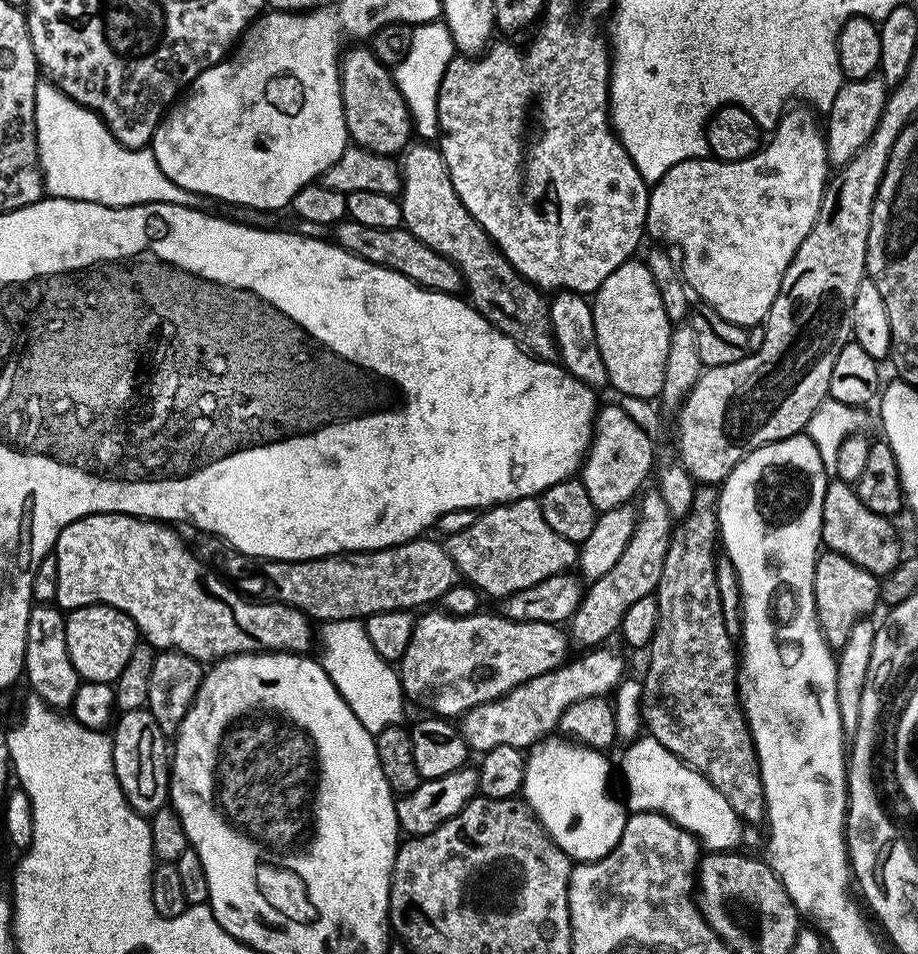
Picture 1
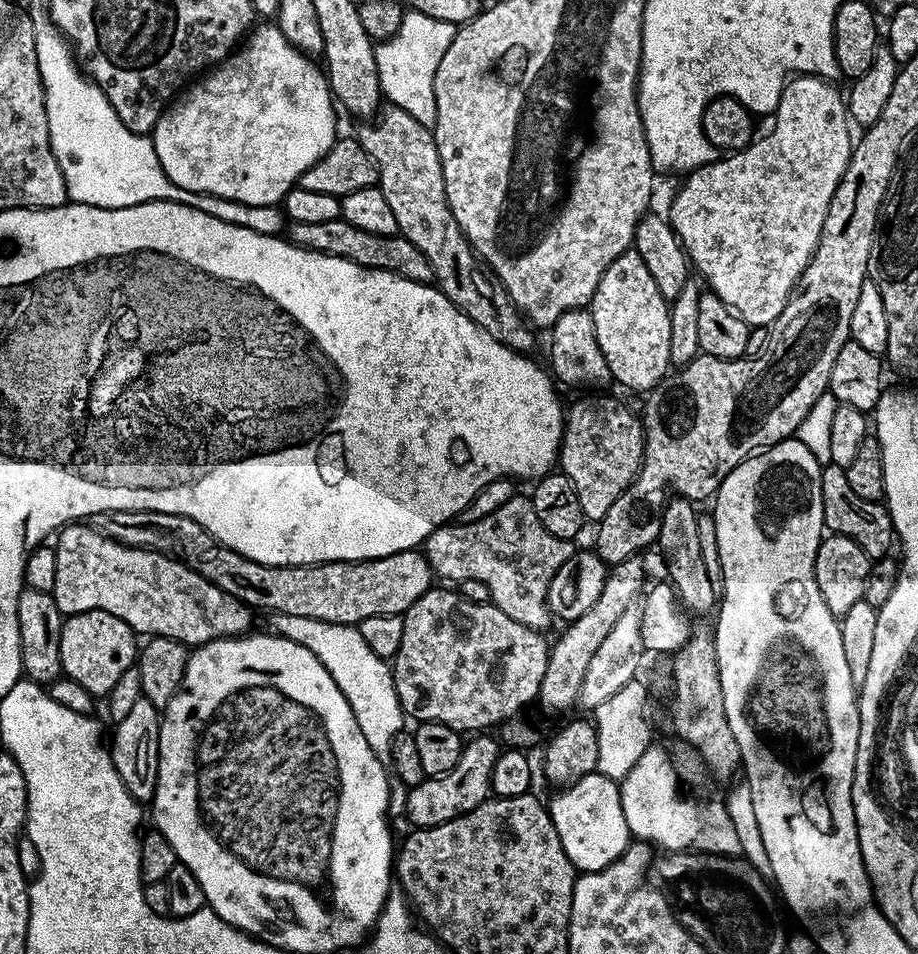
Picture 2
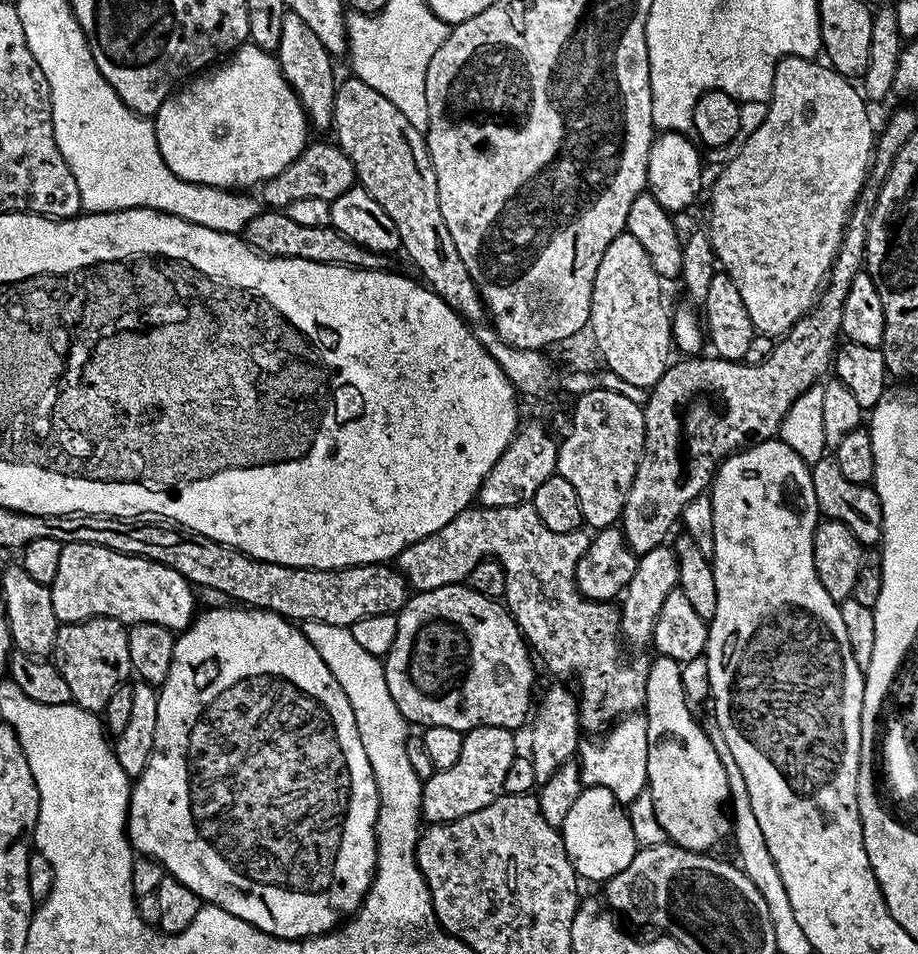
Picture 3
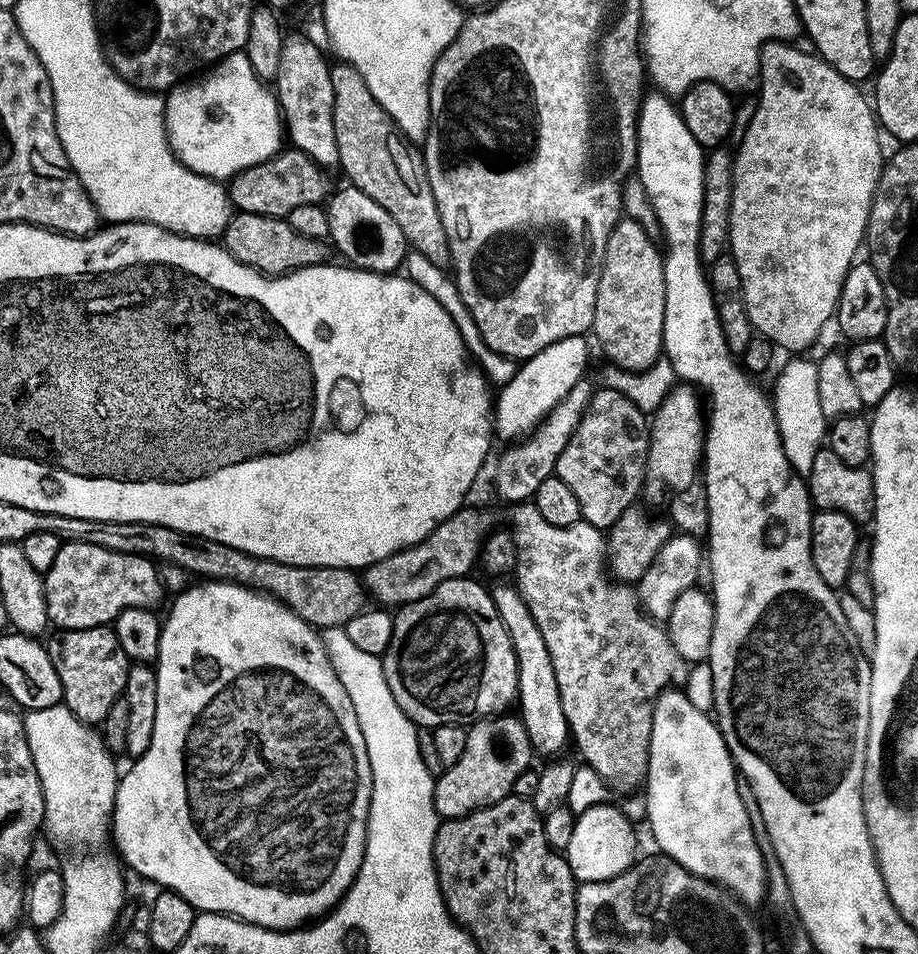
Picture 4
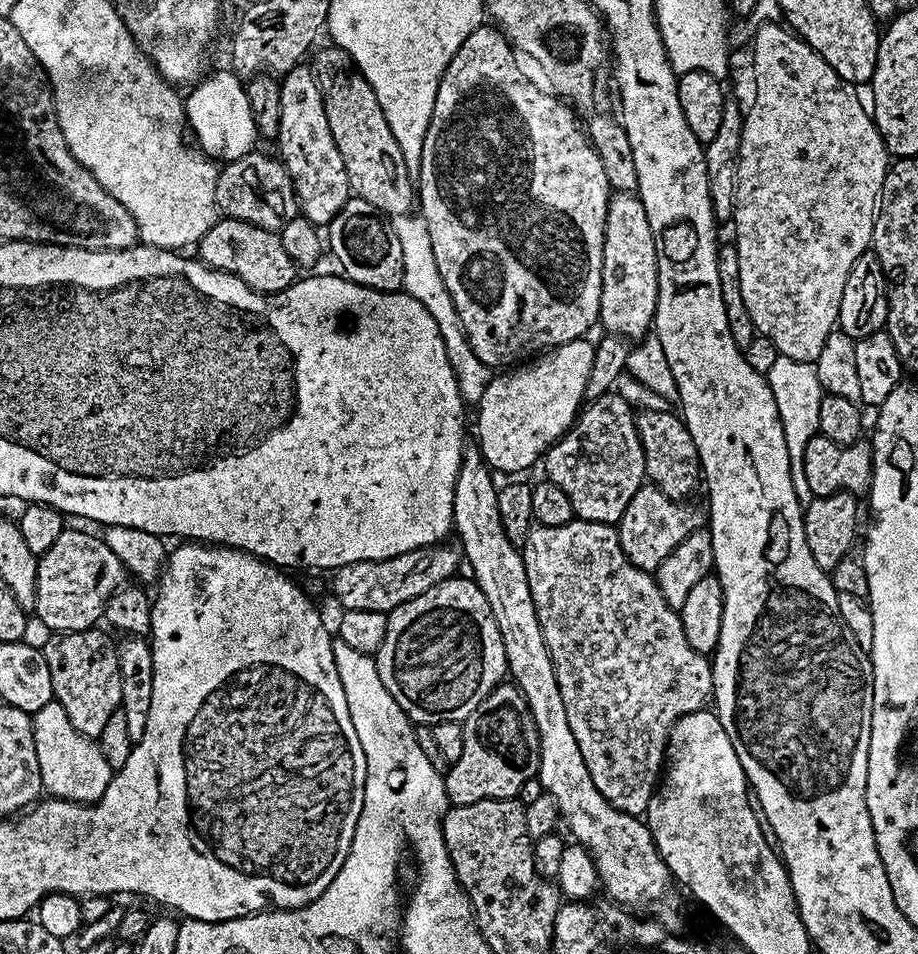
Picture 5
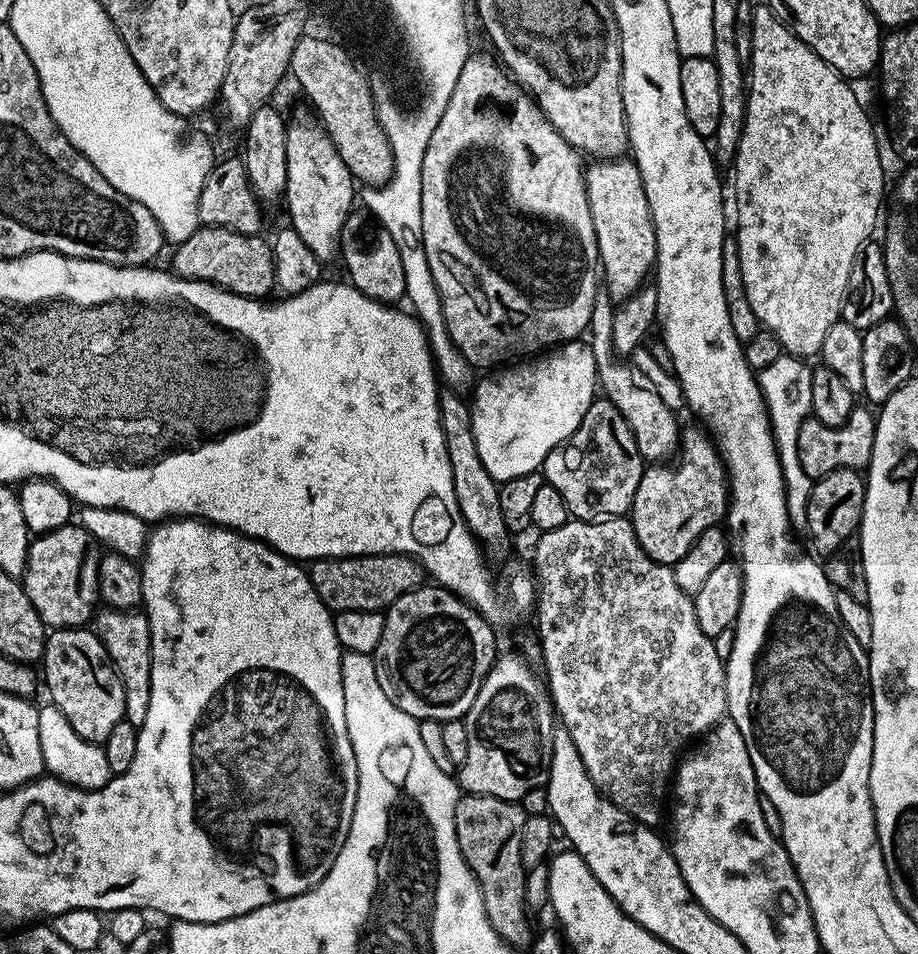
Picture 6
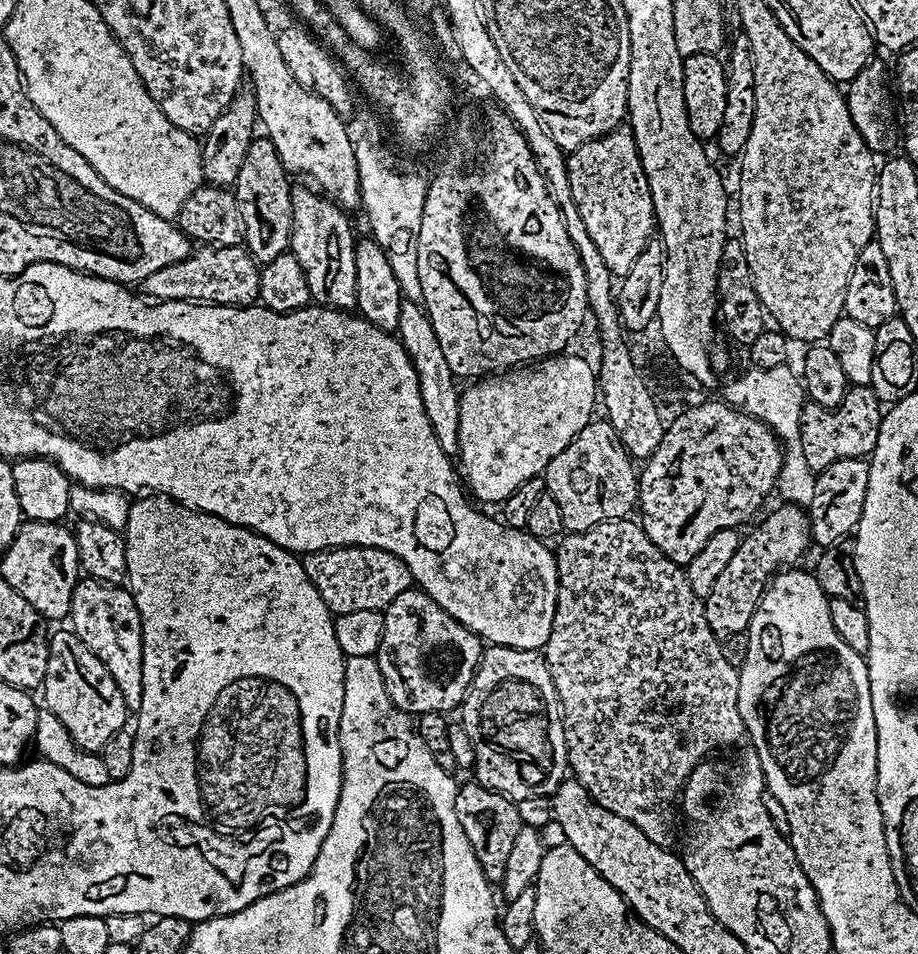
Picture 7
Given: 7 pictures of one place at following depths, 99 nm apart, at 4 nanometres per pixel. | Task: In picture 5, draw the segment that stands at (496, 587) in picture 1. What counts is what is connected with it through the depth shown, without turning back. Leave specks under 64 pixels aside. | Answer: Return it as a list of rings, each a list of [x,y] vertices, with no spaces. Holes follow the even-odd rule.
[[[573,518],[566,526],[536,524],[522,546],[522,555],[526,566],[526,582],[530,582],[530,598],[534,598],[534,610],[538,610],[542,638],[546,642],[546,650],[550,650],[554,674],[558,678],[558,690],[562,690],[562,702],[566,706],[566,718],[570,722],[570,730],[574,730],[578,750],[582,750],[586,770],[590,770],[590,778],[594,778],[596,789],[615,808],[631,816],[643,817],[662,779],[662,769],[666,764],[668,750],[668,736],[673,726],[684,715],[703,709],[709,703],[712,694],[712,666],[709,657],[696,652],[694,646],[686,642],[686,633],[682,630],[679,611],[670,607],[666,598],[662,598],[662,590],[656,584],[655,575],[644,572],[638,566],[634,566],[630,558],[626,558],[619,531],[613,525],[589,522],[579,518]],[[441,542],[427,544],[424,548],[415,548],[385,560],[363,560],[335,569],[332,576],[332,592],[344,610],[374,610],[385,614],[393,612],[402,602],[426,594],[430,586],[446,582],[457,575],[459,564],[462,564],[462,553],[455,543]]]

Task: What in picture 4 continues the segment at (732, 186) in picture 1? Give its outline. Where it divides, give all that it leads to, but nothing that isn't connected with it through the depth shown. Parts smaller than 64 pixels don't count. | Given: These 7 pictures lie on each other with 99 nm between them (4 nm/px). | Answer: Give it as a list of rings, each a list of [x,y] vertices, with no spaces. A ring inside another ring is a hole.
[[[773,42],[765,44],[760,51],[760,75],[758,89],[760,88],[760,101],[748,120],[748,129],[740,140],[740,149],[735,149],[734,159],[734,194],[730,202],[728,217],[727,247],[730,249],[732,261],[738,266],[738,274],[742,278],[742,294],[744,305],[753,329],[759,335],[772,341],[777,349],[785,348],[788,354],[804,354],[808,347],[820,336],[827,320],[831,321],[836,315],[836,303],[840,300],[840,291],[848,269],[857,259],[856,251],[861,251],[866,240],[868,230],[868,216],[872,212],[872,201],[876,195],[876,185],[880,182],[880,174],[886,163],[886,152],[880,149],[881,129],[878,127],[876,113],[873,105],[859,92],[857,85],[848,80],[838,70],[834,70],[819,56],[811,51],[803,52],[792,42]]]

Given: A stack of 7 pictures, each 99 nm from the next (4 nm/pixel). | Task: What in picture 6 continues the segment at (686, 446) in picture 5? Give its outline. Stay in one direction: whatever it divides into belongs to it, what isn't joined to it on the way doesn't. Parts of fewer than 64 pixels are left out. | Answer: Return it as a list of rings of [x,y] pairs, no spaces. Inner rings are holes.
[[[597,289],[595,294],[594,310],[591,311],[591,322],[588,327],[590,334],[590,347],[595,358],[596,374],[599,387],[602,389],[605,399],[608,399],[612,405],[626,419],[630,426],[631,433],[635,436],[635,444],[638,446],[639,454],[650,464],[660,464],[671,459],[679,449],[679,442],[682,438],[682,430],[676,420],[675,414],[671,408],[664,402],[663,398],[656,392],[637,384],[633,372],[625,365],[626,362],[617,357],[612,340],[612,324],[615,313],[615,305],[607,289]]]

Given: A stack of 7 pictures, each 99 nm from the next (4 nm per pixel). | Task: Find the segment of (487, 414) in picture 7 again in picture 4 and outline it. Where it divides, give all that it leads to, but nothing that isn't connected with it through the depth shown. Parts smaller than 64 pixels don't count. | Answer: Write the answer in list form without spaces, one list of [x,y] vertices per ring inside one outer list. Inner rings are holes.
[[[584,336],[558,338],[558,342],[550,342],[546,350],[538,350],[538,354],[517,367],[514,378],[502,385],[500,396],[498,392],[494,400],[494,432],[499,439],[501,436],[505,442],[516,442],[536,431],[551,411],[566,398],[574,384],[586,376],[586,341]]]

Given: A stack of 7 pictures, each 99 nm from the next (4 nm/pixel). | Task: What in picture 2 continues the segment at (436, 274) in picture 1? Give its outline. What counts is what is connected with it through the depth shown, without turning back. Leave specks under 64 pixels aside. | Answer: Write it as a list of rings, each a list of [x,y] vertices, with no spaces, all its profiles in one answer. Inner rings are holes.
[[[338,219],[334,222],[298,222],[289,223],[286,228],[286,236],[291,243],[297,244],[311,252],[321,252],[327,256],[346,258],[363,268],[377,268],[383,272],[393,272],[395,276],[401,276],[407,280],[413,280],[419,284],[432,284],[434,277],[430,262],[402,235],[383,236],[382,234],[370,234],[366,230],[358,230],[358,226],[350,226],[350,222]]]

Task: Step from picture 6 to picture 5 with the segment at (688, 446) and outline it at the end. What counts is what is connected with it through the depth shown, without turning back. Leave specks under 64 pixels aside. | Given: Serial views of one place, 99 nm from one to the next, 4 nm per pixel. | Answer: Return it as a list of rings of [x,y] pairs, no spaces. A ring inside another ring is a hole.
[[[641,486],[634,498],[630,498],[630,506],[626,506],[618,525],[626,558],[630,558],[630,562],[644,572],[655,573],[662,558],[666,558],[666,554],[670,554],[670,550],[674,550],[674,546],[678,546],[682,538],[686,538],[694,530],[705,527],[705,509],[694,503],[672,501],[660,488]]]

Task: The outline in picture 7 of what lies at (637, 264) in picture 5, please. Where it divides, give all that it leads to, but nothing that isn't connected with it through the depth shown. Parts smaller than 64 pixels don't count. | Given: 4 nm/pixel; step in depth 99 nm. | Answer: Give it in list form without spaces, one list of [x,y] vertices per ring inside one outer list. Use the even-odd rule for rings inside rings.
[[[628,130],[605,132],[596,139],[586,142],[581,148],[571,149],[567,157],[567,168],[570,194],[573,195],[578,214],[585,223],[586,234],[598,248],[602,261],[612,272],[613,277],[623,278],[637,261],[638,256],[646,250],[657,227],[654,202],[640,161],[640,152],[636,149],[636,139]]]

